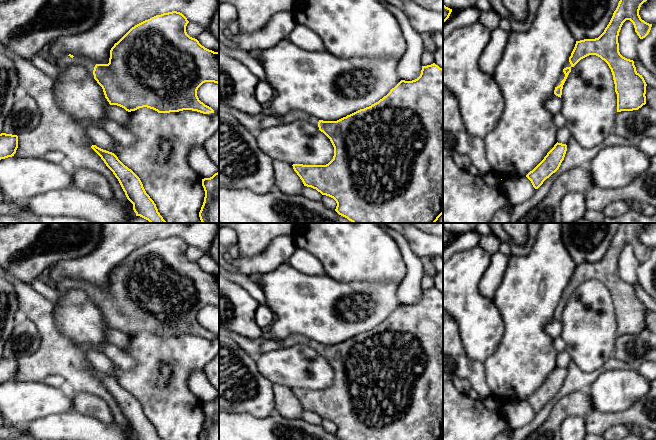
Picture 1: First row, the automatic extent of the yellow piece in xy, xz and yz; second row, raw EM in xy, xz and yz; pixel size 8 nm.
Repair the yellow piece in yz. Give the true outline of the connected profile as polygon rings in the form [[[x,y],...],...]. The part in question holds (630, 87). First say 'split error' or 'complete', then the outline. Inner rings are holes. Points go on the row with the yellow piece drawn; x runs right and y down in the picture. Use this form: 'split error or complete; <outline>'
split error; [[[620,0],[604,32],[595,39],[576,41],[575,47],[566,62],[554,94],[561,98],[563,85],[571,69],[583,58],[596,55],[611,69],[617,94],[617,112],[638,110],[646,104],[646,82],[636,71],[634,61],[623,57],[619,52],[618,36],[623,23],[630,20],[640,39],[645,38],[652,27],[641,19],[639,10],[647,0]]]

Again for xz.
split error; [[[435,63],[422,66],[421,74],[417,79],[401,80],[378,102],[337,121],[323,121],[303,111],[291,111],[282,118],[282,123],[287,124],[296,120],[306,120],[316,126],[330,139],[334,147],[333,159],[326,165],[293,164],[292,166],[304,186],[316,189],[322,195],[329,196],[336,201],[335,211],[339,215],[352,223],[435,223],[443,214],[443,69]]]

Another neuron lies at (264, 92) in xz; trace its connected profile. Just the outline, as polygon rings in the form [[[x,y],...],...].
[[[266,80],[257,82],[255,97],[259,103],[263,105],[268,104],[272,100],[274,92],[275,90]]]

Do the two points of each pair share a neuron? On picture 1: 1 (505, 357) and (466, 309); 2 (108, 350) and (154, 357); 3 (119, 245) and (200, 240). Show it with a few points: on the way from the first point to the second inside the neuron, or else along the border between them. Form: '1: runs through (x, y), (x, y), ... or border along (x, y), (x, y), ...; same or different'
1: border along (503, 324), (503, 333), (497, 349), (483, 362); different
2: border along (122, 349), (135, 362), (129, 370); different
3: runs through (139, 233), (180, 233); same

